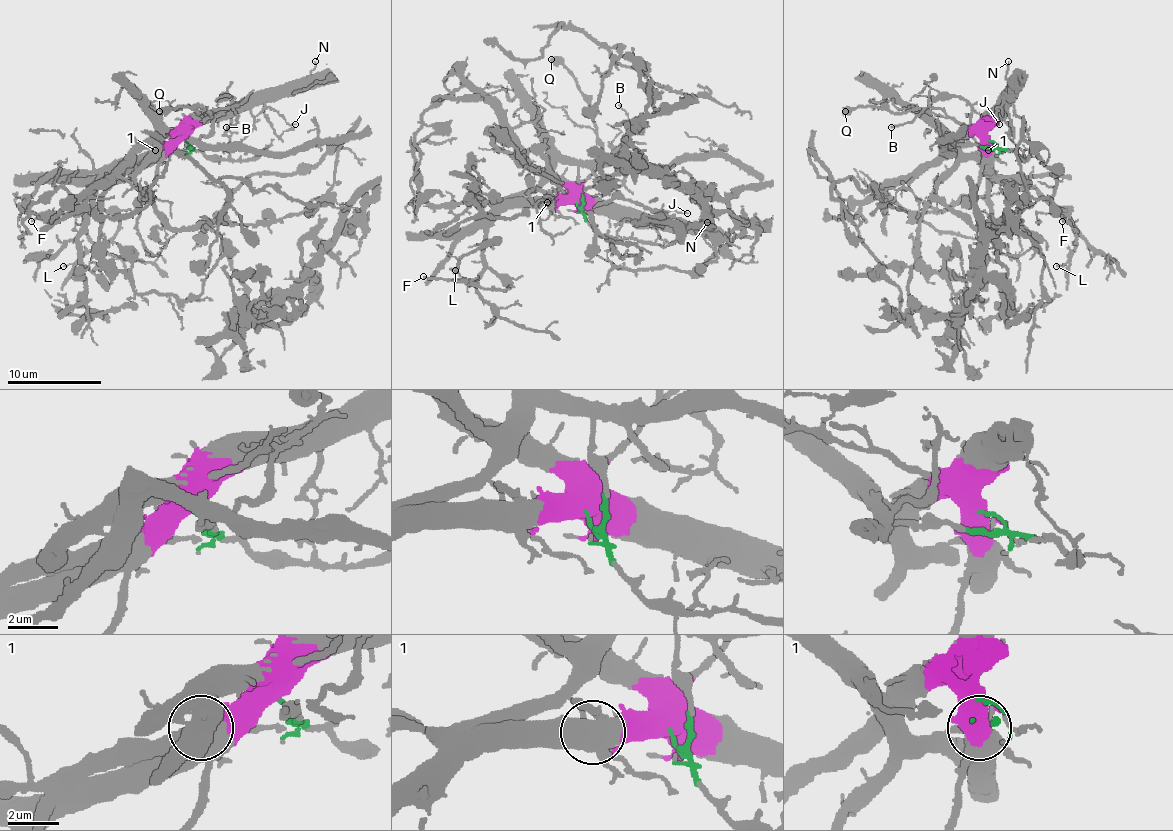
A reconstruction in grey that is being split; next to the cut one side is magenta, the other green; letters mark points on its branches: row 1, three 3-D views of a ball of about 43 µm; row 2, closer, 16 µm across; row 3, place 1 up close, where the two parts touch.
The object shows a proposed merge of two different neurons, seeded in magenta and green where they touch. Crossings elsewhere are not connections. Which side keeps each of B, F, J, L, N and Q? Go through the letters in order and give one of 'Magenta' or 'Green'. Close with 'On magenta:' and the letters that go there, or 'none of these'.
B: Magenta
F: Magenta
J: Magenta
L: Magenta
N: Magenta
Q: Magenta
On magenta: B, F, J, L, N, Q

